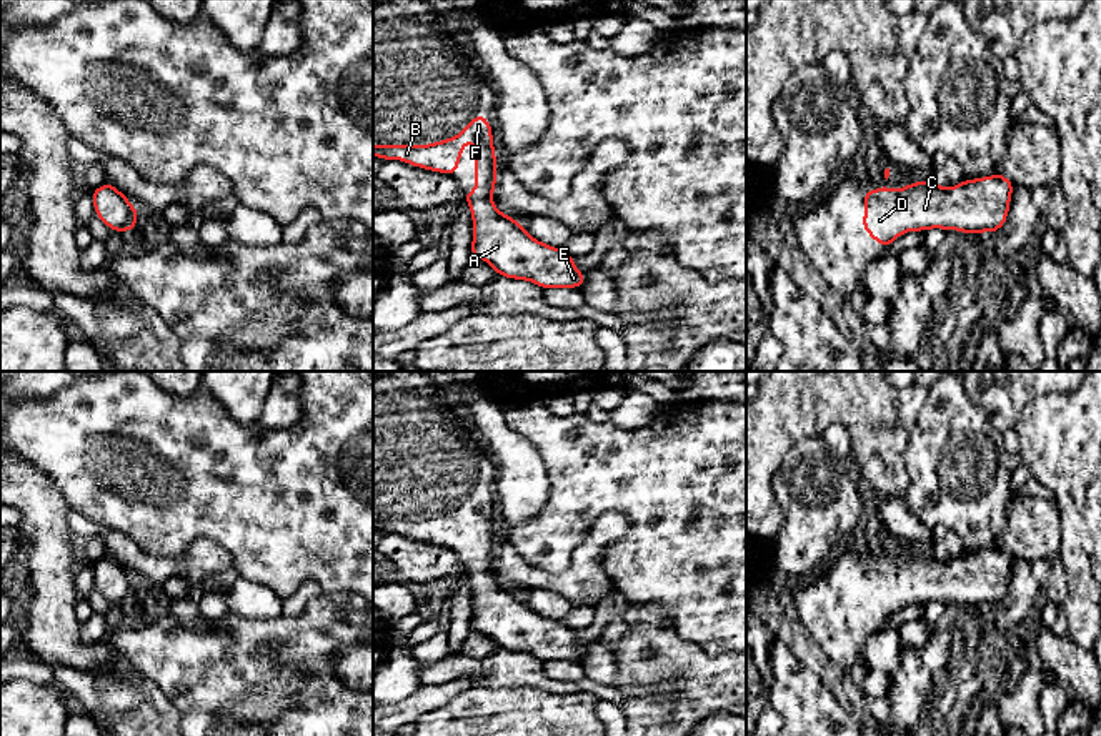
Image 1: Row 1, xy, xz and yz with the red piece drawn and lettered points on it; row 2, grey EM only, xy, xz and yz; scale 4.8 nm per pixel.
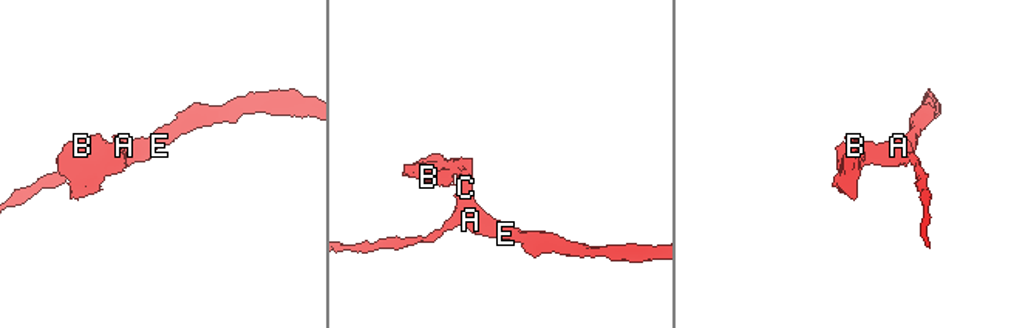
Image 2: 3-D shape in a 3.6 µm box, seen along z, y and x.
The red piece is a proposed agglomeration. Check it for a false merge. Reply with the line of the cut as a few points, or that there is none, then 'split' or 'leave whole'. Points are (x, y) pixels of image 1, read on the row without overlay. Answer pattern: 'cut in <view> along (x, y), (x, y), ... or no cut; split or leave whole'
no cut; leave whole

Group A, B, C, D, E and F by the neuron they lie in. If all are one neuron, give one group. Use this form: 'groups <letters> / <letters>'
groups A B C D E F

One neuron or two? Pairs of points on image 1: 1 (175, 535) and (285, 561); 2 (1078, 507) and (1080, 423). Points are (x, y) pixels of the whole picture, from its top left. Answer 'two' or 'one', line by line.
1: one
2: one

